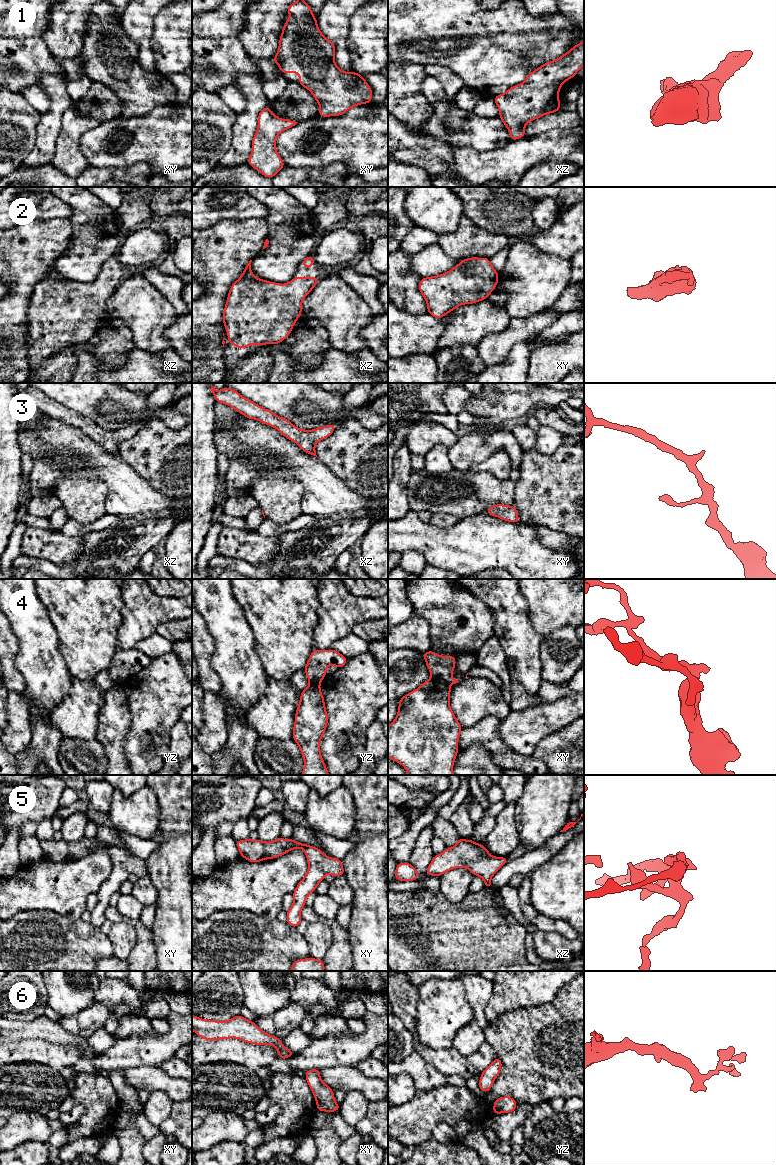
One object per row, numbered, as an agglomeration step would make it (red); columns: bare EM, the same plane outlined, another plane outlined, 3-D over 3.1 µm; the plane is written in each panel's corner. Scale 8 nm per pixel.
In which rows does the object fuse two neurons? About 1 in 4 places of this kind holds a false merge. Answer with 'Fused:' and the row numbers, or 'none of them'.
Fused: 4

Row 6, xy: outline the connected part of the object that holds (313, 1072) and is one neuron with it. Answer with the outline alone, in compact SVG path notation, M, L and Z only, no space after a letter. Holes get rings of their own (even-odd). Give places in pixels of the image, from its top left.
M320 1069L305 1071L306 1081L315 1097L317 1111L339 1111L340 1105L336 1103L334 1091L320 1078Z

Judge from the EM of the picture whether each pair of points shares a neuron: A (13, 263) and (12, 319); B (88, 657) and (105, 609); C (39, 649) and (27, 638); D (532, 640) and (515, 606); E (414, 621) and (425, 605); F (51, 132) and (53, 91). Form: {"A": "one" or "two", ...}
{"A": "one", "B": "one", "C": "one", "D": "one", "E": "two", "F": "one"}

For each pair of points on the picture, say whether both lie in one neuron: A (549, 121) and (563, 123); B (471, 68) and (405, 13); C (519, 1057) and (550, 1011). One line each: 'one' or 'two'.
A: one
B: one
C: one

